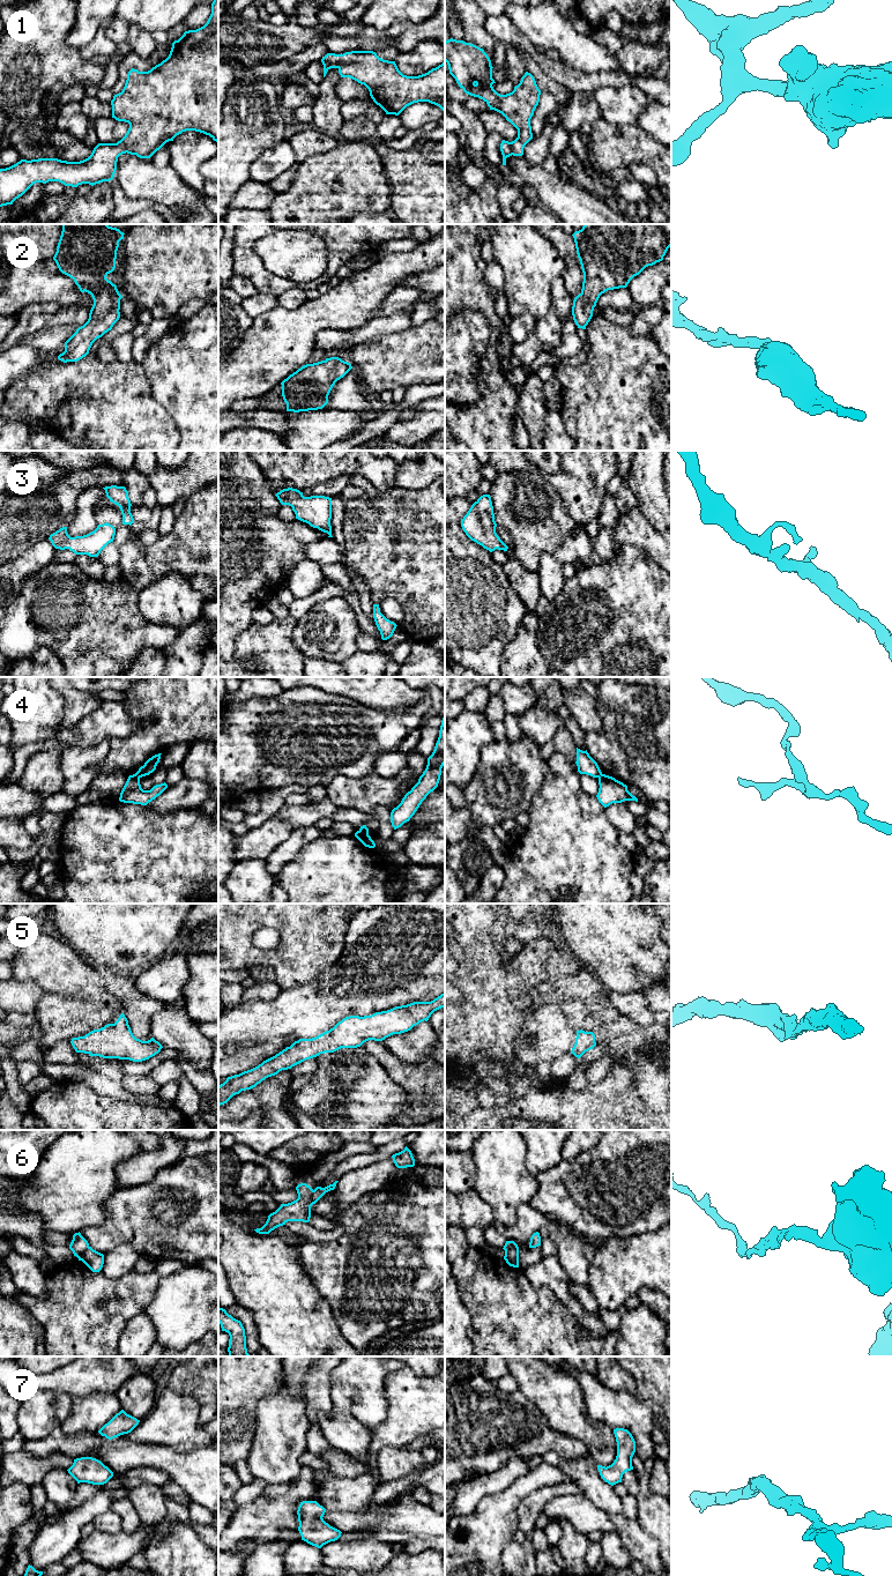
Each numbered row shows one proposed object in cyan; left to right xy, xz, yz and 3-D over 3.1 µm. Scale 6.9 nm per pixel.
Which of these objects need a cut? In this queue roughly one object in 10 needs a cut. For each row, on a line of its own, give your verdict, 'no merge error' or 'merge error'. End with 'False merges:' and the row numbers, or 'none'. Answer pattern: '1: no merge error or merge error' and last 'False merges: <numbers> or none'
1: no merge error
2: no merge error
3: no merge error
4: merge error
5: no merge error
6: merge error
7: no merge error
False merges: 4, 6

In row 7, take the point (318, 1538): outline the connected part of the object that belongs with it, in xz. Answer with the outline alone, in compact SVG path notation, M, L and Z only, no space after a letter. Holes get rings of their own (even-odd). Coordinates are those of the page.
M303 1501L297 1510L302 1540L318 1548L337 1540L342 1533L324 1521L325 1512L326 1509L317 1501Z

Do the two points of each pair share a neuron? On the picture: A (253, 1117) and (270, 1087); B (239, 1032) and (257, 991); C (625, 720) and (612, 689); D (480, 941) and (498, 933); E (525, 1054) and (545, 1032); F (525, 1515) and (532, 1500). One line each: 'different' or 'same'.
A: different
B: different
C: same
D: different
E: same
F: same

